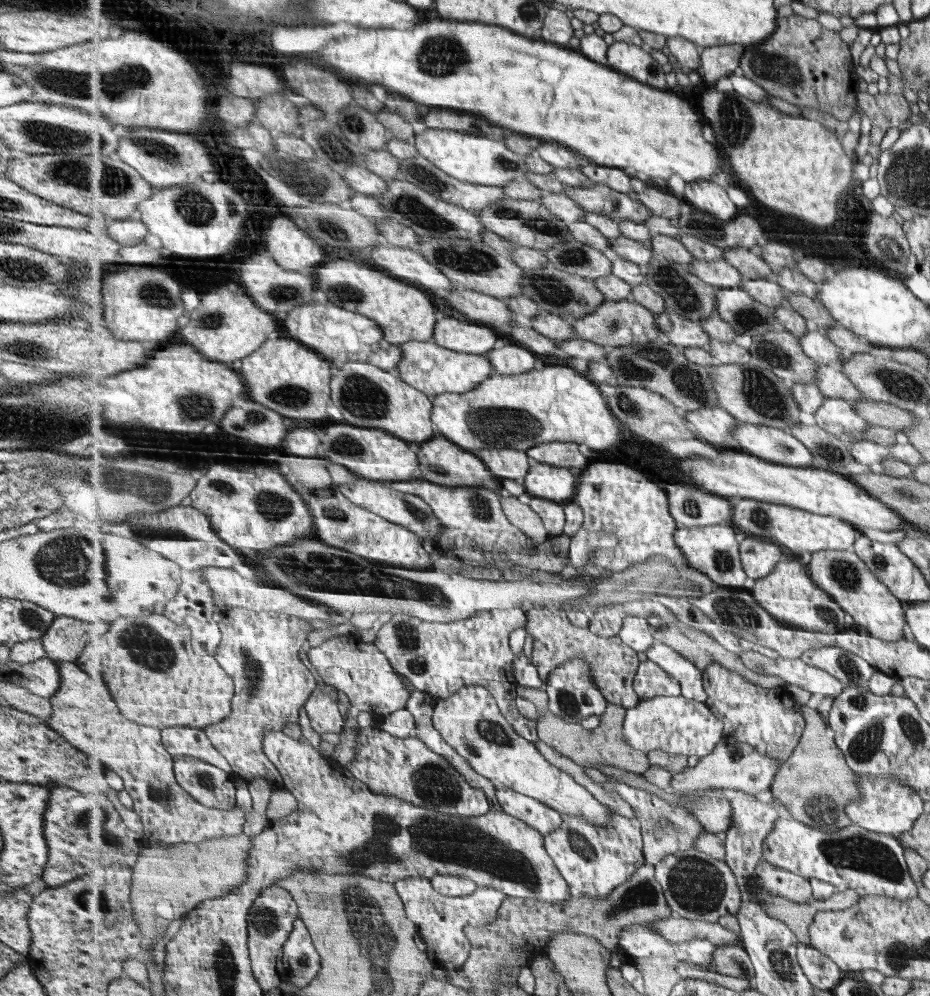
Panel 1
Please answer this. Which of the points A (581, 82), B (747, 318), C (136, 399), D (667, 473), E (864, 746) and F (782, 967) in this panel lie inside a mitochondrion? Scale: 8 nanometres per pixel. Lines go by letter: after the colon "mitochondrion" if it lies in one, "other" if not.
A: other
B: mitochondrion
C: other
D: other
E: mitochondrion
F: mitochondrion

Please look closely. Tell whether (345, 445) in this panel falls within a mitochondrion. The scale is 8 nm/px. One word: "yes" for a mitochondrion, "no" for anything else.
yes

